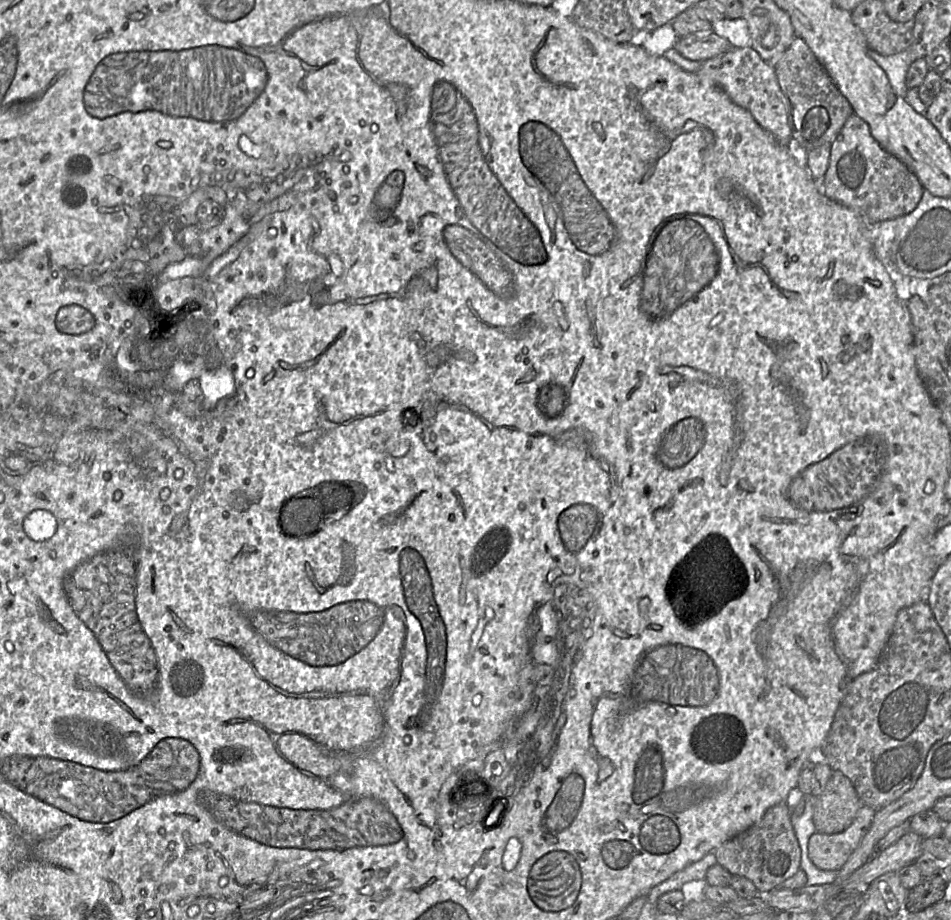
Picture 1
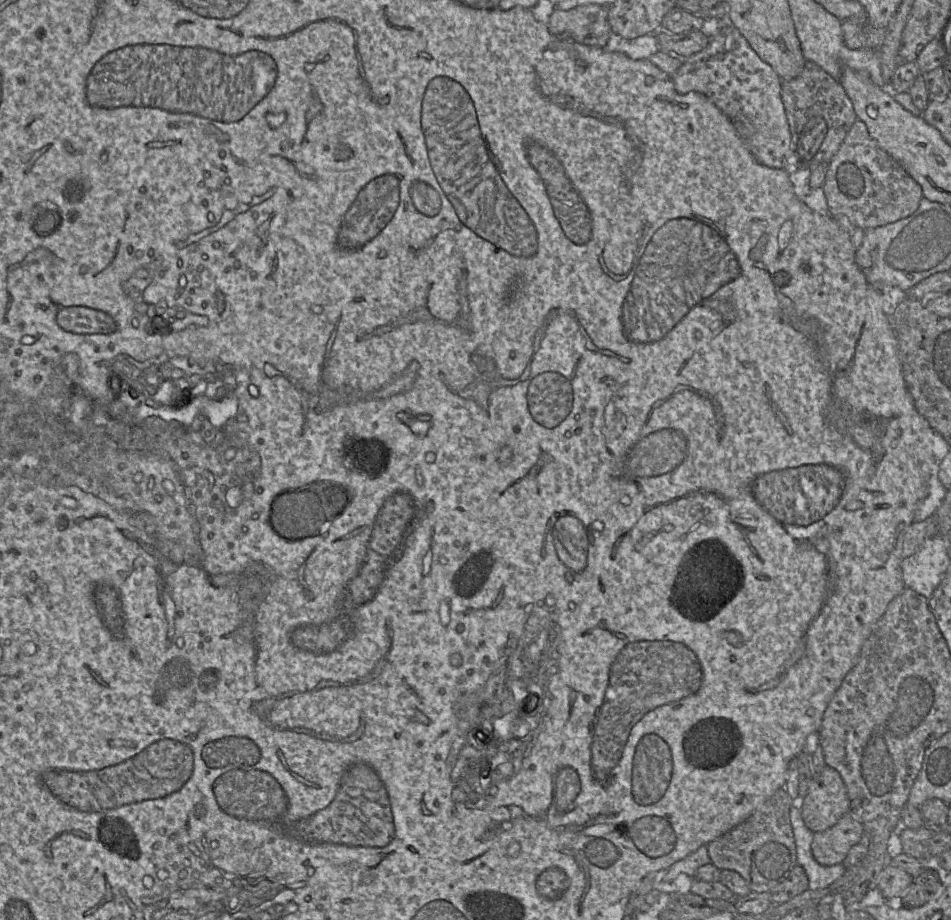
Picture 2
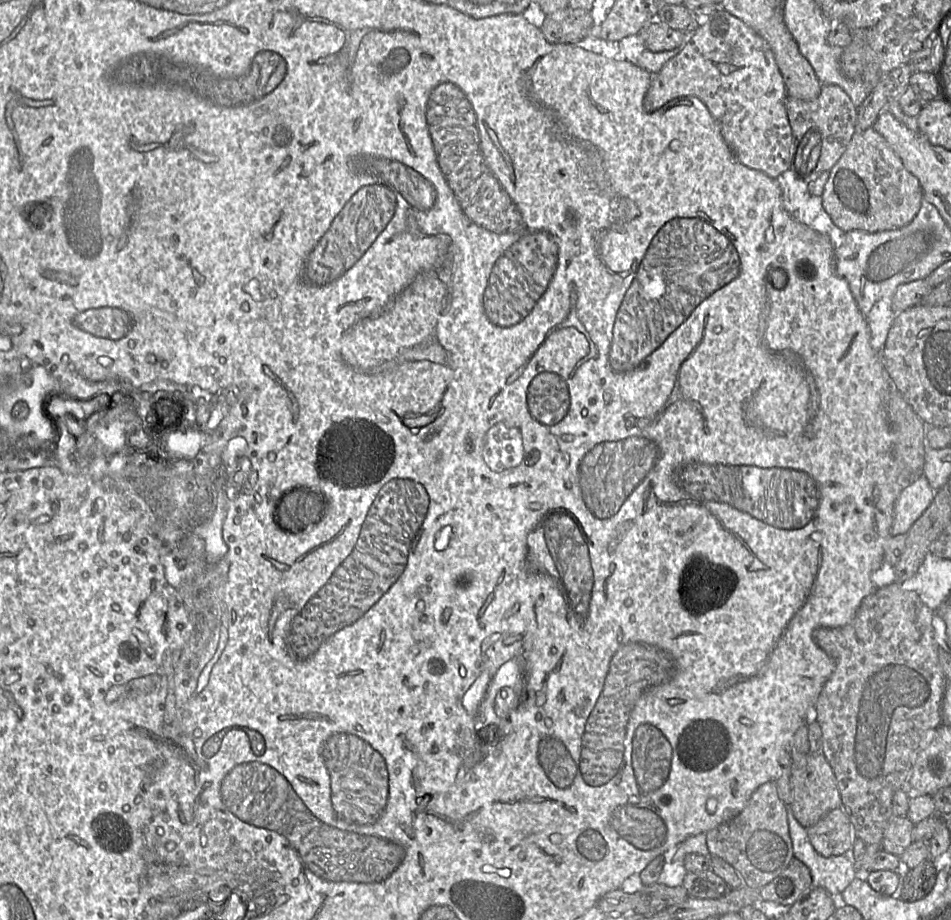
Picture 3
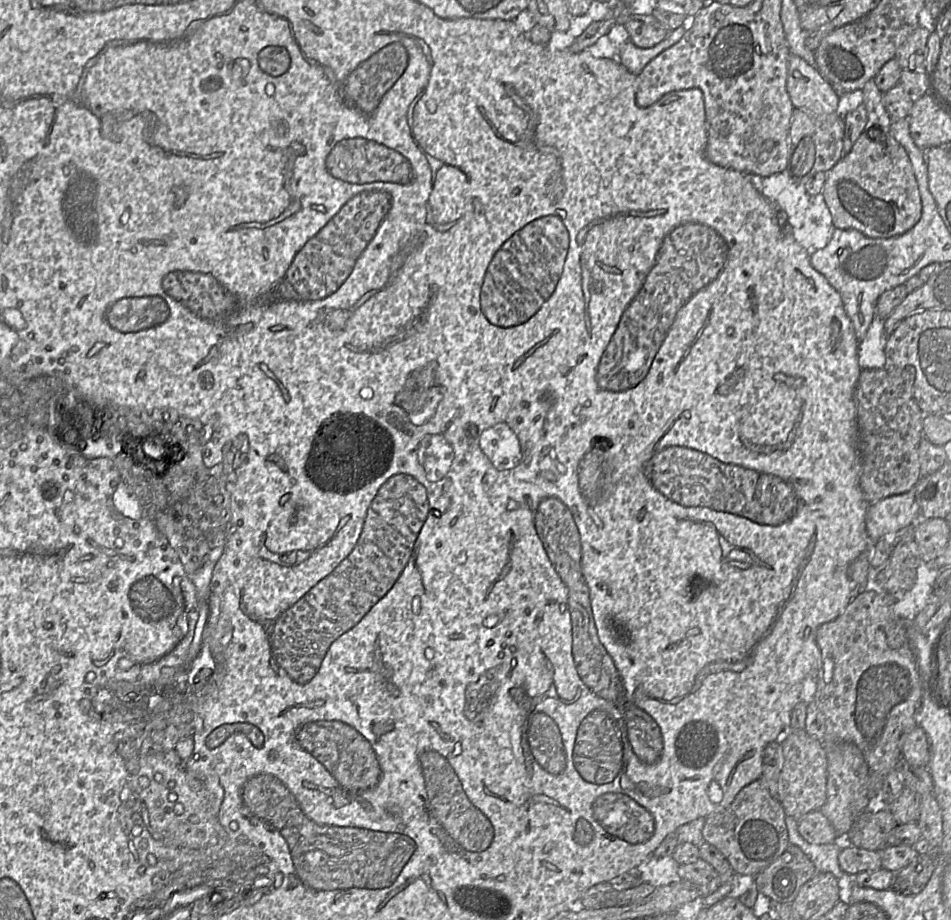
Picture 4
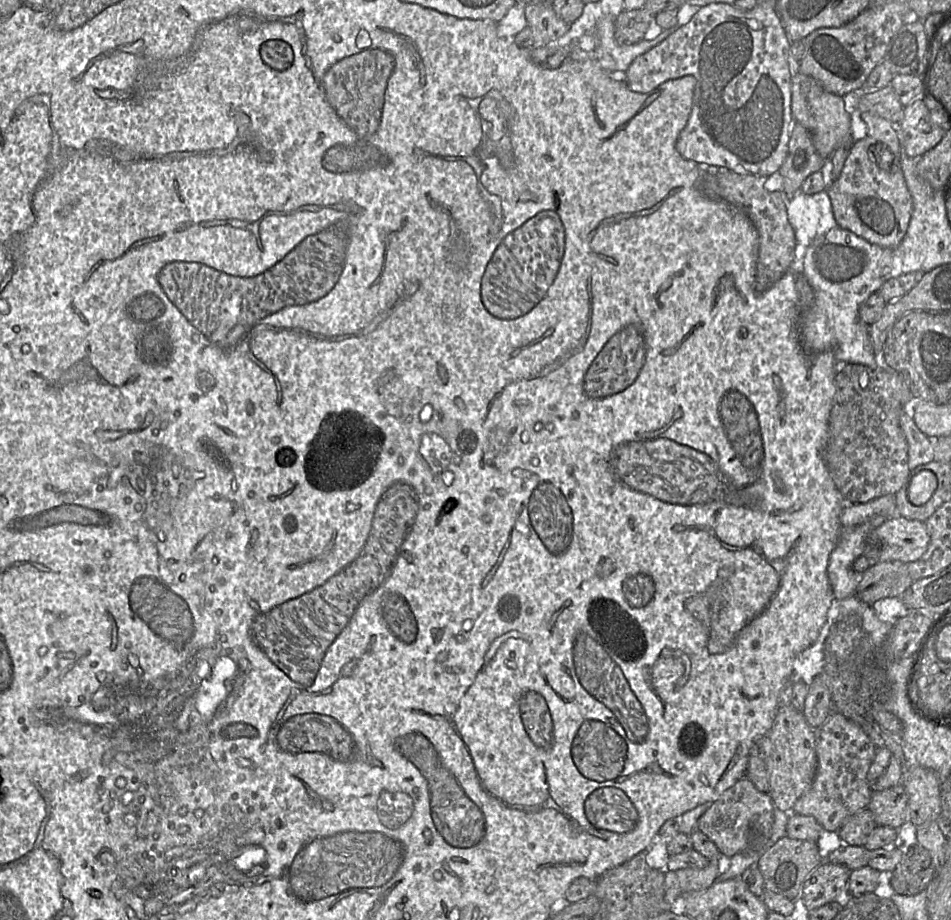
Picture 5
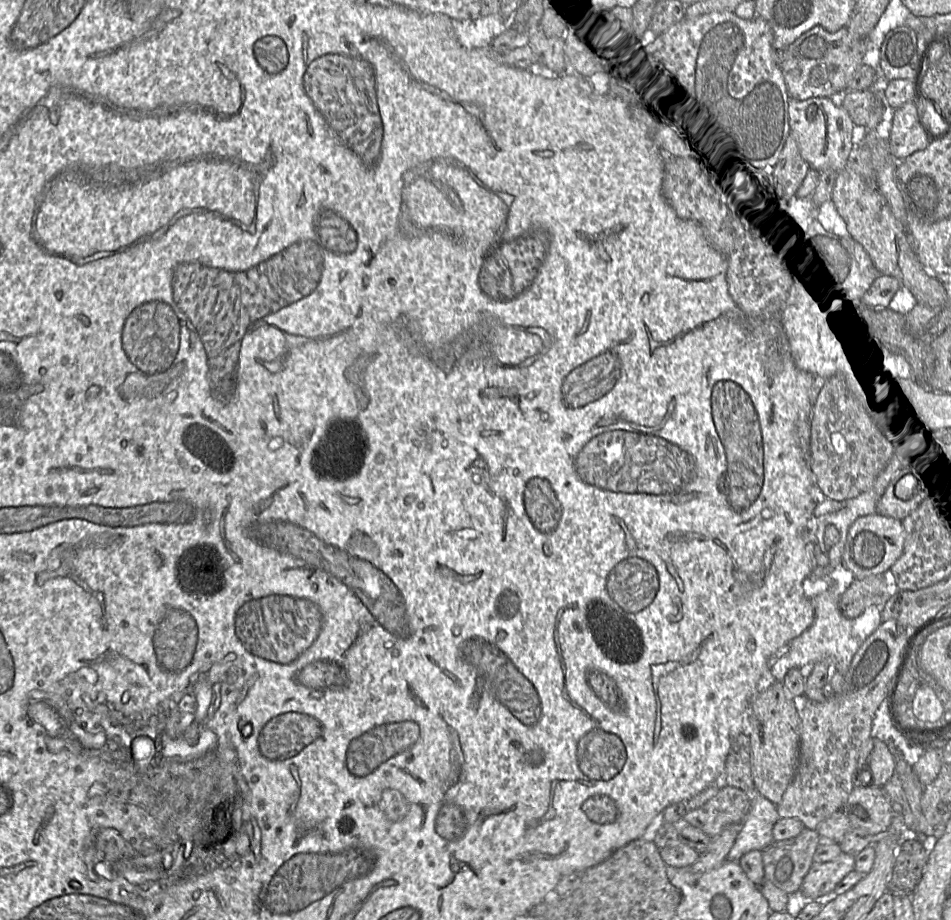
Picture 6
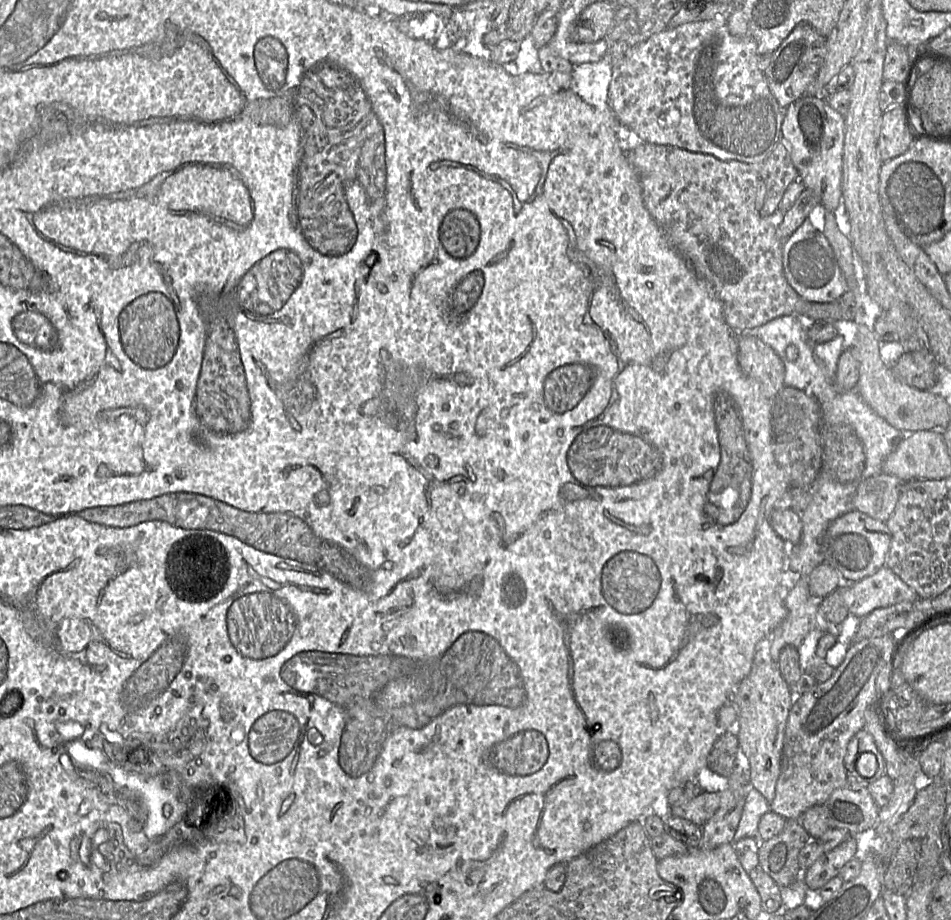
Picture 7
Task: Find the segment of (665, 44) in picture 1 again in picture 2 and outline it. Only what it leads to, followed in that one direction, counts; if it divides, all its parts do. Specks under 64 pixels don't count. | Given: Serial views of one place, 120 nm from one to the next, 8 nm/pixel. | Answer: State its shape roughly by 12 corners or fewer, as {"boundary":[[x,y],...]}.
{"boundary":[[657,31],[633,39],[612,33],[602,48],[634,60],[659,51]]}

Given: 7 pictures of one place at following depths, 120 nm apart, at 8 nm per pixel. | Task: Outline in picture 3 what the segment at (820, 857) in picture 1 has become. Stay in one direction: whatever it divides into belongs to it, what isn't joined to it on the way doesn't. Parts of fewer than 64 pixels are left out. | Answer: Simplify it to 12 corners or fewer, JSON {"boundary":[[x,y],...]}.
{"boundary":[[842,807],[806,830],[824,857],[852,850],[852,823]]}

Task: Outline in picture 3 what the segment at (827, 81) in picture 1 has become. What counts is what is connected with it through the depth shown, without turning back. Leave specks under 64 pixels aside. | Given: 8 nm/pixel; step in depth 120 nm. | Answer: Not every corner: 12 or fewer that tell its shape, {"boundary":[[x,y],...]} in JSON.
{"boundary":[[840,86],[810,101],[787,95],[789,168],[808,182],[829,171],[856,132]]}

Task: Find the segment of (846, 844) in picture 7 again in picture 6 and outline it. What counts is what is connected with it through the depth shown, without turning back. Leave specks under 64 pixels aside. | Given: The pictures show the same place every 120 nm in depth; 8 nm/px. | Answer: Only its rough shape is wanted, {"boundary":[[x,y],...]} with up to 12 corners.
{"boundary":[[855,855],[813,863],[801,890],[812,901],[854,870]]}

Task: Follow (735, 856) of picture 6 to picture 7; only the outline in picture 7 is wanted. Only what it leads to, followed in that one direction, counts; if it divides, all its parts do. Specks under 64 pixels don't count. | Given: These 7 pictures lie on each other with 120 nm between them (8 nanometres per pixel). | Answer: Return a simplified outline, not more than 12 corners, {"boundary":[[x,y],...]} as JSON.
{"boundary":[[753,788],[746,797],[733,844],[760,841],[758,824],[770,803]]}

